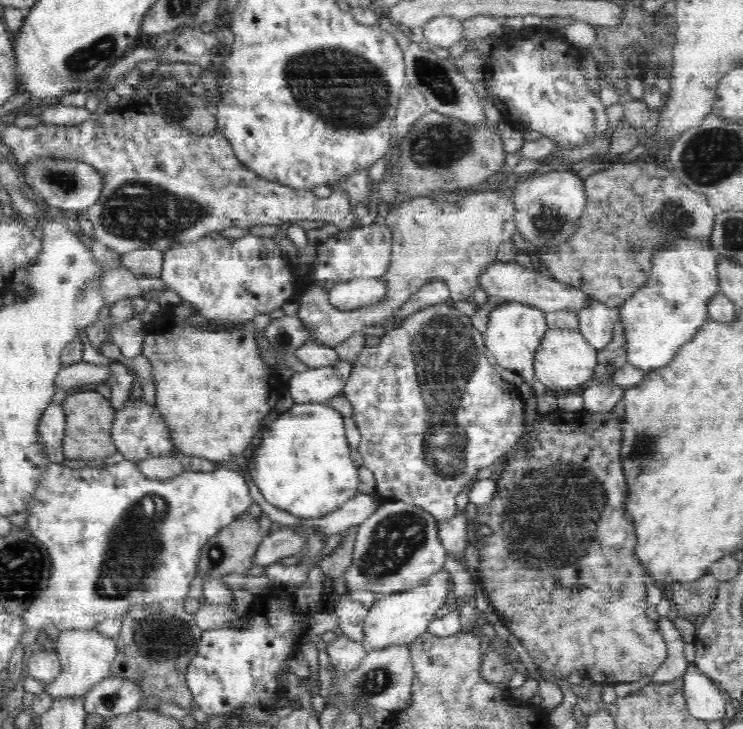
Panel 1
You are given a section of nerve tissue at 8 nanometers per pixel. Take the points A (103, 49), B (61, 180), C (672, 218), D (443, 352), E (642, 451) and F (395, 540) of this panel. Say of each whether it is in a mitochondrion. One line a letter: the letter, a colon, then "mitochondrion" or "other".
A: mitochondrion
B: mitochondrion
C: mitochondrion
D: mitochondrion
E: mitochondrion
F: mitochondrion

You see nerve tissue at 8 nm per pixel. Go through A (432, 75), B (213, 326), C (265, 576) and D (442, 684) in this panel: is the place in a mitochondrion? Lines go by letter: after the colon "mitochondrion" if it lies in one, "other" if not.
A: mitochondrion
B: other
C: other
D: other

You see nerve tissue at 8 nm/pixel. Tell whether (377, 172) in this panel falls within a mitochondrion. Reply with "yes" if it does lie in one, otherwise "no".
no

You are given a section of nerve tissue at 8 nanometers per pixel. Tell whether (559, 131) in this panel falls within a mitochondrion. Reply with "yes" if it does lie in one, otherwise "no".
no

